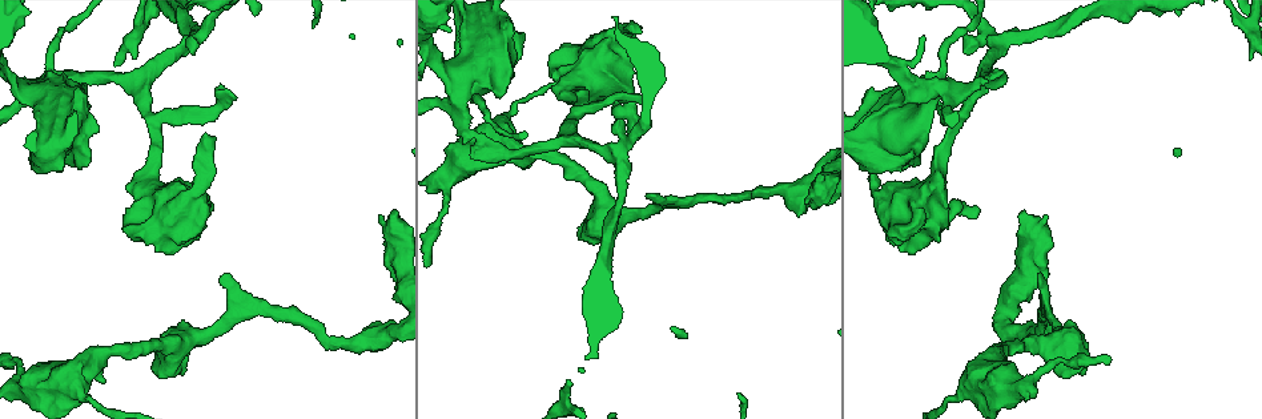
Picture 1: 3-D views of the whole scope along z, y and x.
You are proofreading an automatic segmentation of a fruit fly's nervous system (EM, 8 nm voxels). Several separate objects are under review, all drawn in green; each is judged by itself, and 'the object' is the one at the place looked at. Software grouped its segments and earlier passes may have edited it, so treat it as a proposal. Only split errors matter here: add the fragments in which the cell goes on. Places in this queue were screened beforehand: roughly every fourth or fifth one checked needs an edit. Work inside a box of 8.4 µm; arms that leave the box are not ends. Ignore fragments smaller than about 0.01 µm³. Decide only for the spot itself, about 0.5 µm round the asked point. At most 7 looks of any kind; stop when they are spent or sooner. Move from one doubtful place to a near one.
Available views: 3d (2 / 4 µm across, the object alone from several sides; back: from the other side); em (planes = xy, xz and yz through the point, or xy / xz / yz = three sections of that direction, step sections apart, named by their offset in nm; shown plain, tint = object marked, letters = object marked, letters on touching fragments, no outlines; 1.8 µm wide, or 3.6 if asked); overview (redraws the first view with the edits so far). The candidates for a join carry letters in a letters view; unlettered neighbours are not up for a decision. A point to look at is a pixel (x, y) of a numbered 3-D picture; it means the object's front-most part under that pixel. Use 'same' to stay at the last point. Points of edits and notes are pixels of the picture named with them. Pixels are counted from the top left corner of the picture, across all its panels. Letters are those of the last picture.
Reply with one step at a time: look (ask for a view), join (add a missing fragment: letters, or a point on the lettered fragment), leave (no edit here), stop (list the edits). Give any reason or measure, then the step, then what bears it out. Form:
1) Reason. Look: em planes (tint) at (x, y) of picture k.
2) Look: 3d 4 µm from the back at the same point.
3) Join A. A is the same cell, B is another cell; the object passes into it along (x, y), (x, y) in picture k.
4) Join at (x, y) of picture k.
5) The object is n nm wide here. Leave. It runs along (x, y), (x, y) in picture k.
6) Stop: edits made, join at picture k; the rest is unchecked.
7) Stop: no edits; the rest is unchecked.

Tapers out. Look: em planes (letters) at (231, 91) of picture 1.

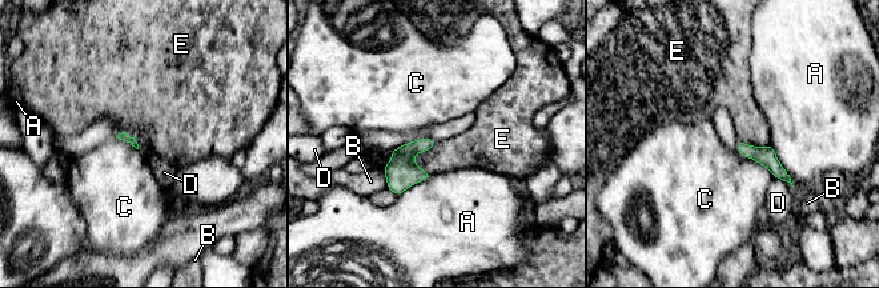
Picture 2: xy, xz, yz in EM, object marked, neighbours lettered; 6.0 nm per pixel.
Leave. A, B, C, D and E are other cells; none of them fits.

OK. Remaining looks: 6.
Thick turns thin. Look: 3d 4 µm from the back at (910, 216) of picture 1.

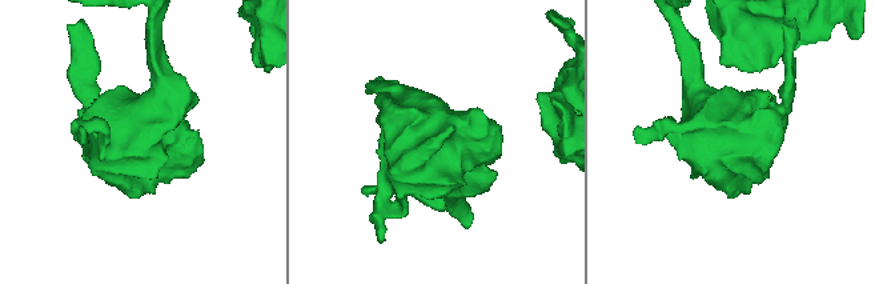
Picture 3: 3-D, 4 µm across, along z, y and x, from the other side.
Look: em 3.6 µm xz step 16 (tint) at (446, 142) of picture 3.

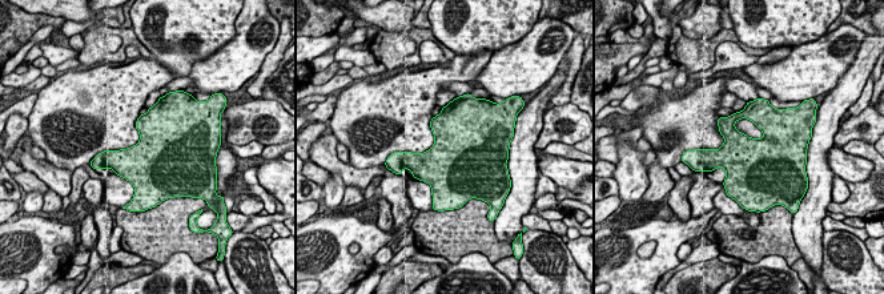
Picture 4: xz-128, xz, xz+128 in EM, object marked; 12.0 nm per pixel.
Cut it another way. Look: em 3.6 µm planes (letters) at the same point.

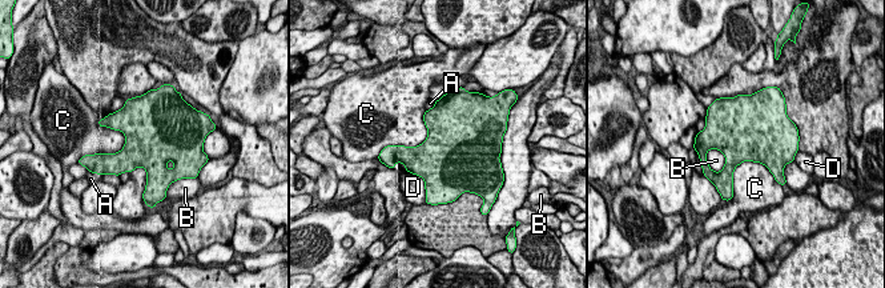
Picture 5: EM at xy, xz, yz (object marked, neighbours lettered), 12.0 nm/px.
The longest contact is with C, 440 nm. Leave. A, B, C and D are other cells; none of them fits.

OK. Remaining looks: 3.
Three-way junction. Look: em yz step 16 (tint) at (614, 149) of picture 1.

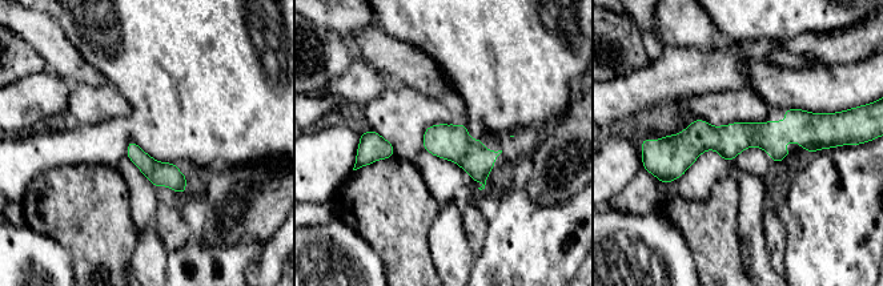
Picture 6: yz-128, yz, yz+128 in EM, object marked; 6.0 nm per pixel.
Another direction. Look: em planes (letters) at the same point.

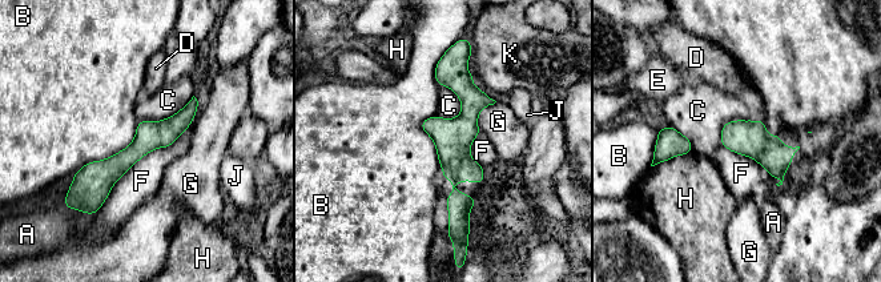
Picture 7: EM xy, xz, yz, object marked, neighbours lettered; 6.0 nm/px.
Leave. A, B, C, D, E, F, G, H, J and K are other cells; a border runs along (139, 121), (128, 145), (73, 174) in picture 7; no lettered fragment goes on from it.

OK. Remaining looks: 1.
Stop: no edits; the rest is unchecked.

